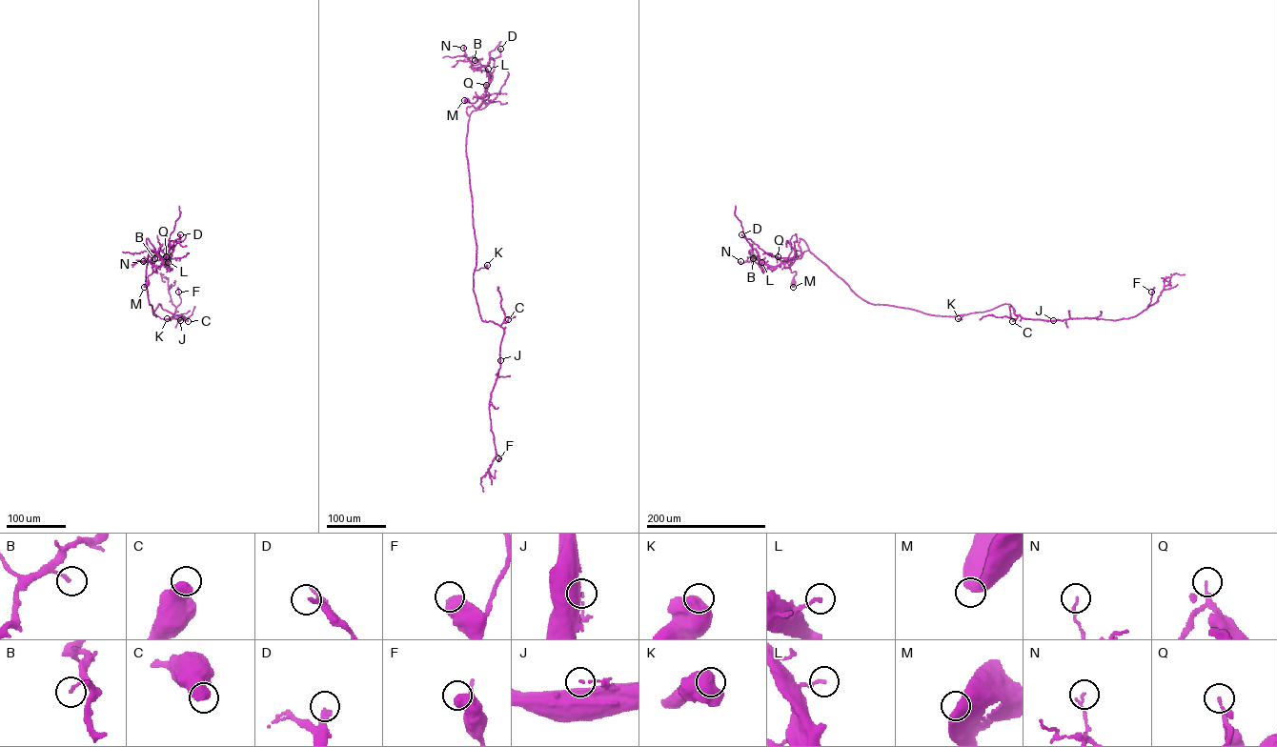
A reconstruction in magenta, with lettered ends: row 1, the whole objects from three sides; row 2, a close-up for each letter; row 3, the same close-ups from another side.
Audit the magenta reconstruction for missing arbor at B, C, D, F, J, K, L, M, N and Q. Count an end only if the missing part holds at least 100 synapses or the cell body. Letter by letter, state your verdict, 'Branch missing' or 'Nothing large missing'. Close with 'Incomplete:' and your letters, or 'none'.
B: Nothing large missing
C: Nothing large missing
D: Nothing large missing
F: Nothing large missing
J: Nothing large missing
K: Nothing large missing
L: Nothing large missing
M: Nothing large missing
N: Nothing large missing
Q: Branch missing
Incomplete: Q

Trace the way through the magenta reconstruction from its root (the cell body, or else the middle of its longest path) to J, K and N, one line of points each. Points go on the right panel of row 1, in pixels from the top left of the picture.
J: (793, 283), (790, 261), (800, 254), (801, 238), (871, 303), (948, 316), (1009, 304), (1016, 315), (1053, 320)
K: (793, 283), (790, 261), (800, 254), (801, 238), (869, 302), (962, 314), (958, 318)
N: (793, 283), (796, 272), (791, 272), (790, 261), (769, 266), (760, 262), (758, 255), (752, 261), (740, 261)

